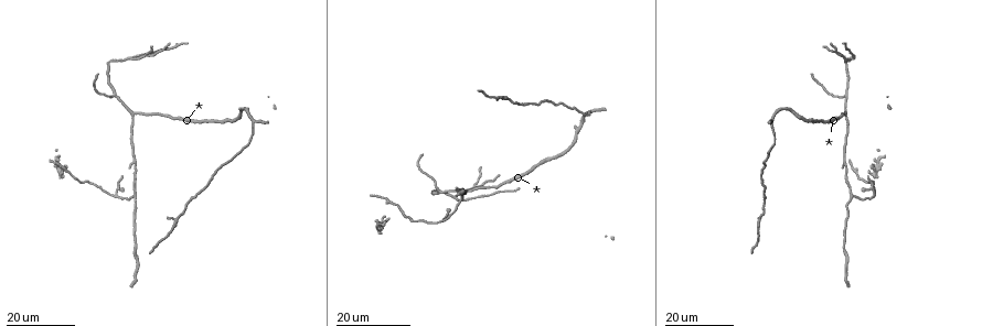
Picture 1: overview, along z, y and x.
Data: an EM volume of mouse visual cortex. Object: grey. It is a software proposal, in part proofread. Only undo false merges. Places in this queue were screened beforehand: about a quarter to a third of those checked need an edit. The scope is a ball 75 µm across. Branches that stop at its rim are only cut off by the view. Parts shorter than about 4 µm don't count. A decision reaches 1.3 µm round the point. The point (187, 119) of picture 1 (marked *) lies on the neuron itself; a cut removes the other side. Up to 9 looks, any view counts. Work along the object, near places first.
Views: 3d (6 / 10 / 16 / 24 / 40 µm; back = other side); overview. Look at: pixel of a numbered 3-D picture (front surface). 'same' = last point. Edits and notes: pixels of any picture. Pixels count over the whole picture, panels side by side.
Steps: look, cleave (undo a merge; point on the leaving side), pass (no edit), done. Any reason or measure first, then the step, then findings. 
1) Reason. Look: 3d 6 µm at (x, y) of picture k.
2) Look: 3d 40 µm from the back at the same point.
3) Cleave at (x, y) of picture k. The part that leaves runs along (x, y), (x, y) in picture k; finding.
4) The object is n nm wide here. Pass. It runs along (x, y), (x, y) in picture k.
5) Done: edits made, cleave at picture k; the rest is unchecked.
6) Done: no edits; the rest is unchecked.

Three-way junction. Look: 3d 24 µm at (460, 200) of picture 1.

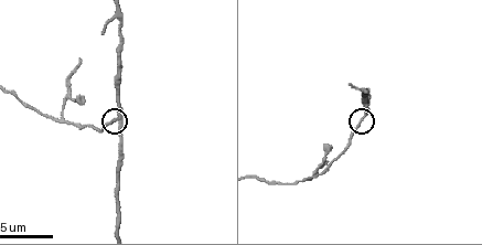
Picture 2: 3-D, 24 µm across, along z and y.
Look: 3d 6 µm at (364, 112) of picture 2.

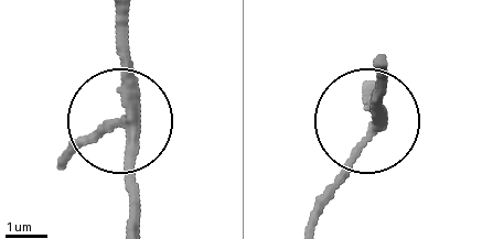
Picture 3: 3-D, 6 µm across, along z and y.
Look: 3d 6 µm from the back at (372, 129) of picture 3.

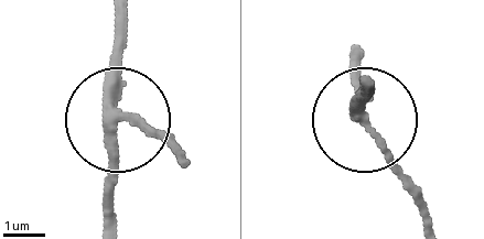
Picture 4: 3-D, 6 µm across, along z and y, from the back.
Pass. It runs along (113, 22), (113, 208) in picture 4; all the same neuron.

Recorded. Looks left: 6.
Three-way junction. Look: 3d 24 µm at (133, 115) of picture 1.

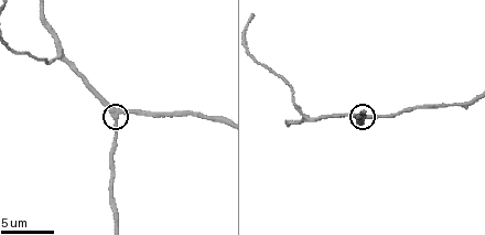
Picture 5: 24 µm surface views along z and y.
Look: 3d 6 µm at (114, 116) of picture 5.

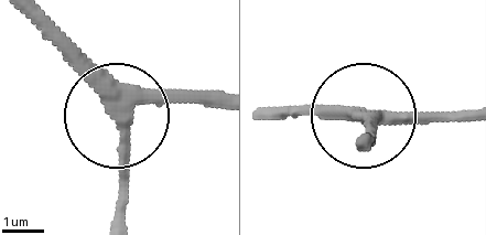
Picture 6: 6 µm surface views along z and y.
The object is 290 nm wide here. Pass. It runs along (461, 110), (334, 120), (265, 110) in picture 6; one neuron here.

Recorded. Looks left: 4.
Arms part here. Look: 3d 10 µm at (307, 117) of picture 5.

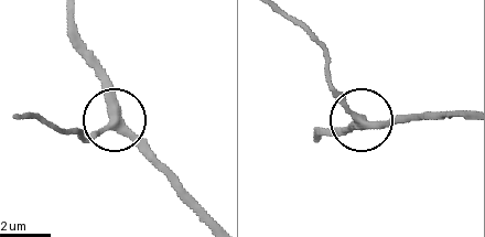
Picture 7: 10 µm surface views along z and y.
The side arm is 16 µm long. Pass. It runs along (461, 114), (366, 120), (353, 114), (327, 77) in picture 7; all the same neuron.

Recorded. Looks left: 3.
Three-way junction. Look: 3d 16 µm at (308, 179) of picture 2.

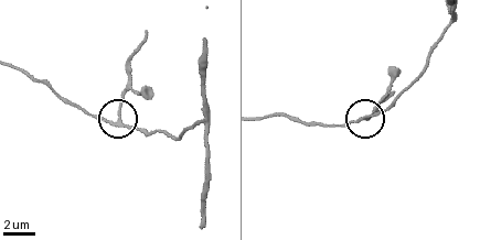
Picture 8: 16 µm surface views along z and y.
Cleave at (121, 97) of picture 8. The part that leaves runs along (118, 120), (127, 62), (147, 32) in picture 8; a second neuron is stuck on.

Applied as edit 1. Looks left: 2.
Done: edits made, cleave at picture 8; the rest is unchecked.

